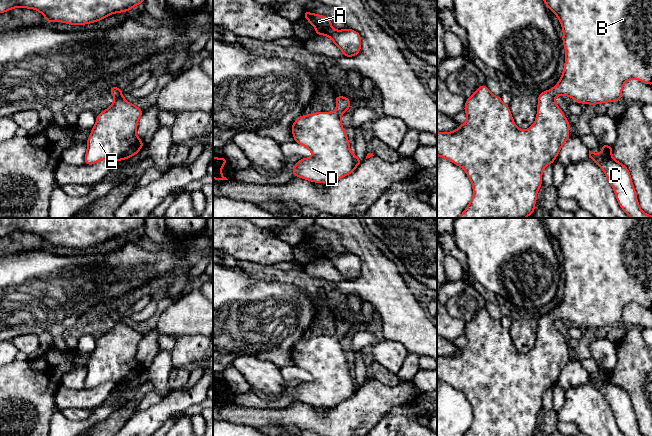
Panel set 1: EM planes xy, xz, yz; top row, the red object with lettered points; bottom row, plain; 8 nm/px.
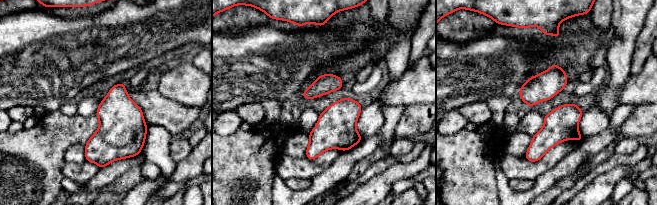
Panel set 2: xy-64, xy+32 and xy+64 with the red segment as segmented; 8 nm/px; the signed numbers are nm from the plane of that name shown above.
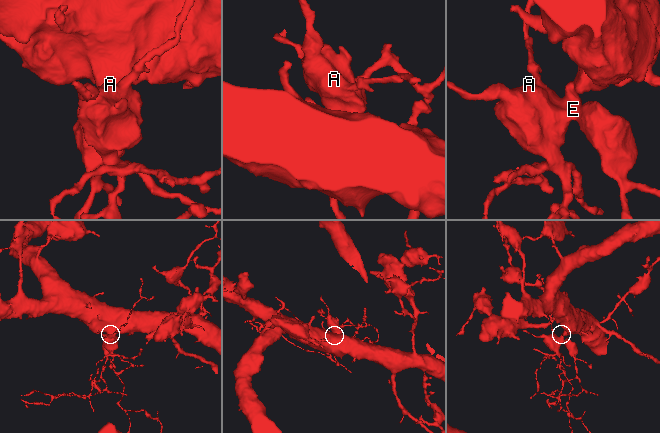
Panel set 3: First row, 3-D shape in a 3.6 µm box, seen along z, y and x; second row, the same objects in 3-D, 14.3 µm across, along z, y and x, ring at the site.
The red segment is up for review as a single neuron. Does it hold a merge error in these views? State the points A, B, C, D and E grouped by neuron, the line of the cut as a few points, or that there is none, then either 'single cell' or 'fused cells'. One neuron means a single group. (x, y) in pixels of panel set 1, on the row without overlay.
groups A B C D E; cut none; single cell

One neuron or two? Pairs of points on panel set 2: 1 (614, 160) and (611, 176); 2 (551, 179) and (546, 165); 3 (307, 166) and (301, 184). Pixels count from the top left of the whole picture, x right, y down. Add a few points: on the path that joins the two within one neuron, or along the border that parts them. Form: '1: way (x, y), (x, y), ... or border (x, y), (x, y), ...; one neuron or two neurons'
1: border (635, 163), (615, 166), (599, 174), (592, 181); two neurons
2: border (565, 155), (534, 180); two neurons
3: border (310, 179), (287, 178), (285, 180); two neurons

